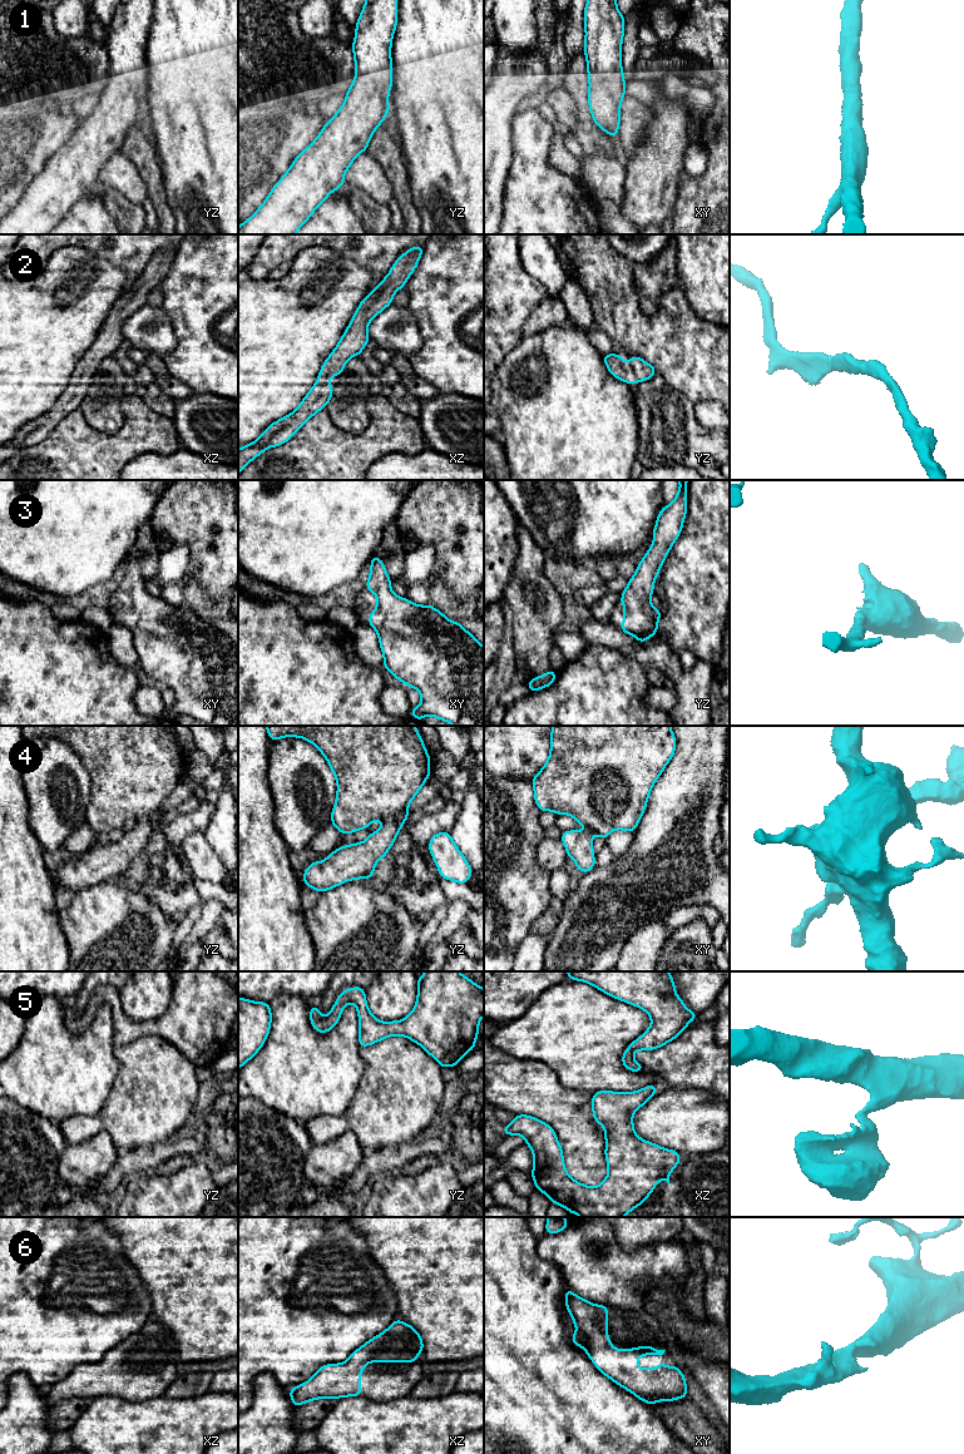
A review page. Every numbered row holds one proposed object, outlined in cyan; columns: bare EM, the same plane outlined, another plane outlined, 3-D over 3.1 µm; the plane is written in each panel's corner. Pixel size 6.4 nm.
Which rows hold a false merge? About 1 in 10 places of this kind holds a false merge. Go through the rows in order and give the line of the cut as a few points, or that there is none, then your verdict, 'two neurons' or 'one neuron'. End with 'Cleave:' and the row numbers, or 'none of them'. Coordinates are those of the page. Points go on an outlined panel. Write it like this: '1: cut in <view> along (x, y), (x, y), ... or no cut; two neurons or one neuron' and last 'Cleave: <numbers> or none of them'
1: no cut; one neuron
2: no cut; one neuron
3: no cut; one neuron
4: no cut; one neuron
5: no cut; one neuron
6: no cut; one neuron
Cleave: none of them

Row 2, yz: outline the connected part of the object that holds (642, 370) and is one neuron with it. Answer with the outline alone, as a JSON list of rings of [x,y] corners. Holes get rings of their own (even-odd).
[[[617,353],[603,355],[604,364],[608,371],[618,380],[629,385],[649,380],[657,370],[638,356],[629,356],[631,369],[626,365],[623,357]]]

